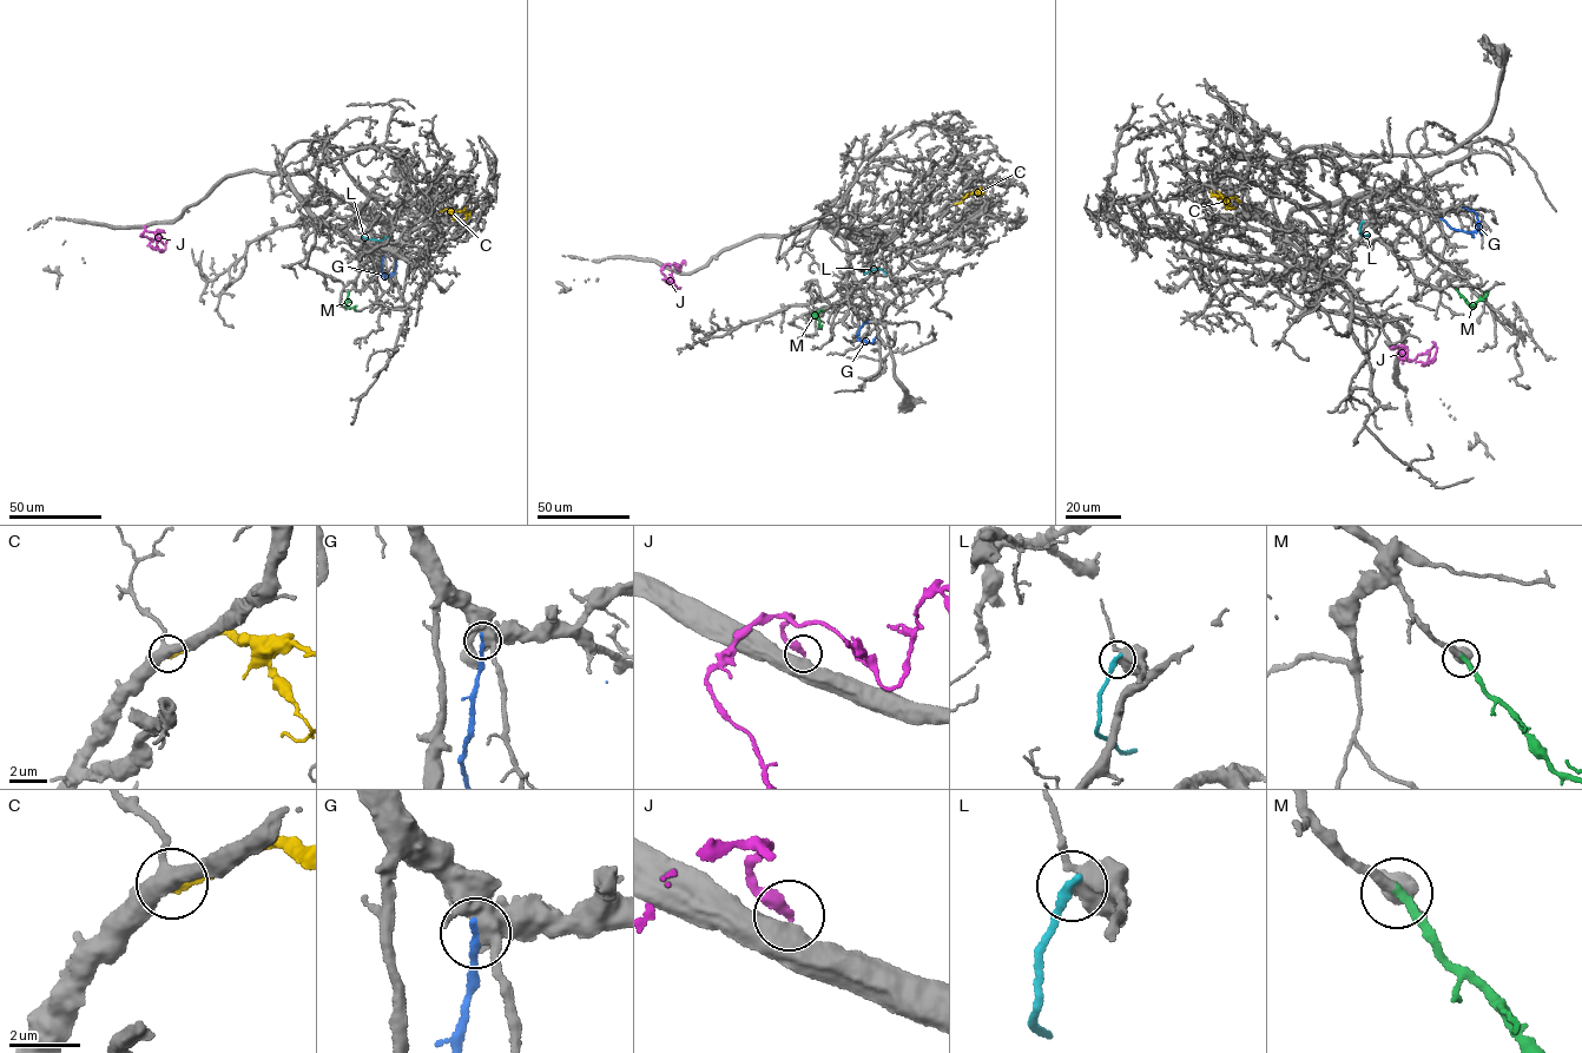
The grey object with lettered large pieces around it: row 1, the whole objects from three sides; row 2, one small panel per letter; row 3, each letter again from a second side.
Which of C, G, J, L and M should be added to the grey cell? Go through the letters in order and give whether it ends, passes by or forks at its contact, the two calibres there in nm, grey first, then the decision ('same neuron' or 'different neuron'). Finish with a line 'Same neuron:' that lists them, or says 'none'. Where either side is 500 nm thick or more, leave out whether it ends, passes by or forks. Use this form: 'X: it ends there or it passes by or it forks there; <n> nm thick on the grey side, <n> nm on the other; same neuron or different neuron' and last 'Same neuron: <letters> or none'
C: it ends there; 400 nm thick on the grey side, 420 nm on the other; same neuron
G: it ends there; 480 nm thick on the grey side, 240 nm on the other; different neuron
J: 800 nm thick on the grey side, 320 nm on the other; different neuron
L: 550 nm thick on the grey side, 280 nm on the other; different neuron
M: it ends there; 420 nm thick on the grey side, 240 nm on the other; same neuron
Same neuron: C, M

